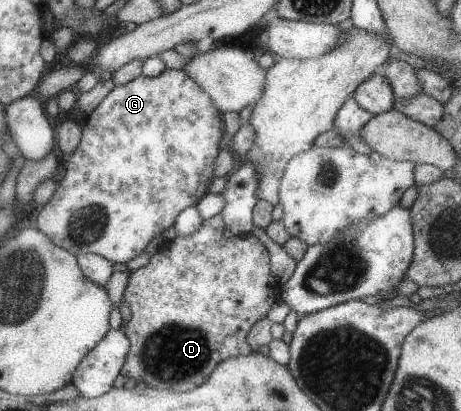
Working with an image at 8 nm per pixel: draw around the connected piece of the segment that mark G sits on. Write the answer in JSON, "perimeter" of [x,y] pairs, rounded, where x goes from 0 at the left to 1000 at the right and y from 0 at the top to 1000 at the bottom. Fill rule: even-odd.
{"perimeter":[[[354,168],[334,187],[297,185],[293,192],[249,207],[241,221],[215,246],[215,255],[184,280],[184,299],[176,311],[176,333],[163,367],[143,387],[141,426],[126,440],[111,482],[93,499],[80,528],[76,528],[76,552],[95,567],[106,582],[132,606],[150,616],[171,620],[171,616],[197,616],[232,630],[243,642],[275,640],[293,620],[310,611],[310,601],[323,591],[332,572],[351,572],[349,562],[358,552],[371,552],[380,528],[401,509],[425,499],[436,484],[436,474],[453,460],[453,431],[458,431],[458,406],[464,409],[462,387],[471,377],[471,343],[479,343],[479,294],[475,294],[475,270],[462,255],[460,238],[406,178],[397,170]]]}

